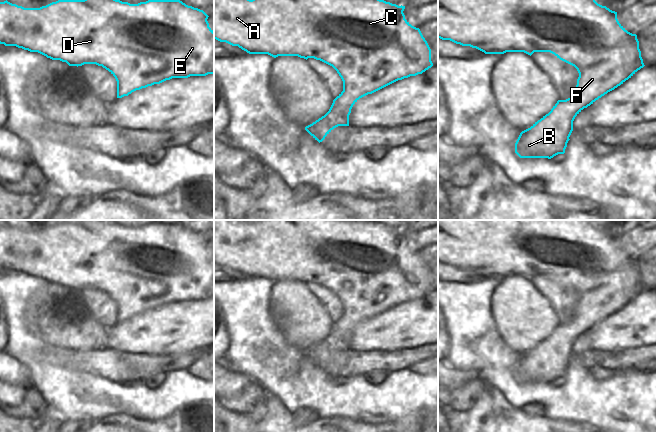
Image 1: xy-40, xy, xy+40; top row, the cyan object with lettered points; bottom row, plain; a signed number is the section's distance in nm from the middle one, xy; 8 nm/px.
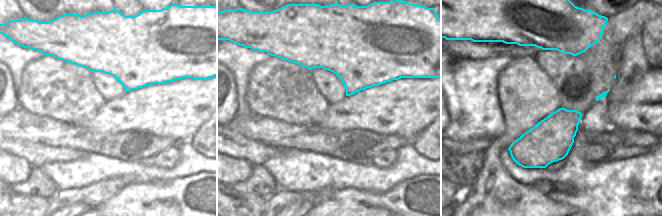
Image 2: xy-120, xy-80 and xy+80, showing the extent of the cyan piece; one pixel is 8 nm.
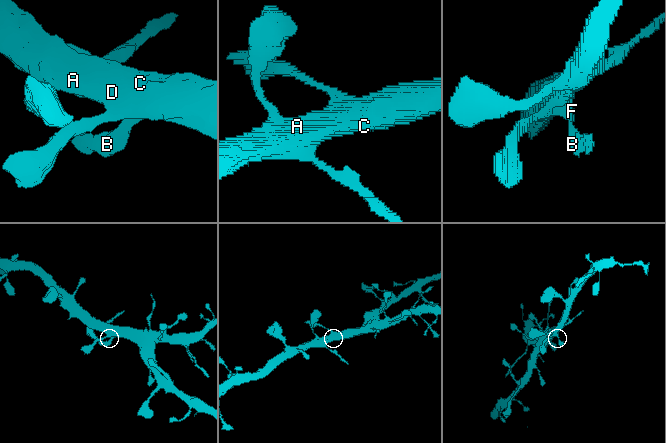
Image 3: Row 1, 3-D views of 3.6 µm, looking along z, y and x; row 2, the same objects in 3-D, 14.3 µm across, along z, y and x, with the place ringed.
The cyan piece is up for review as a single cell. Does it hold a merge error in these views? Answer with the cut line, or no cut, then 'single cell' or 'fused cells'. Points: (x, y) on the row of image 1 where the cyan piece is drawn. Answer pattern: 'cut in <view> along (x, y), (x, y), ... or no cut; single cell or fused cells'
no cut; single cell

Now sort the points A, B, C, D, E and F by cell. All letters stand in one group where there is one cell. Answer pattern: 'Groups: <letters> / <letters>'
Groups: A B C D E F.

